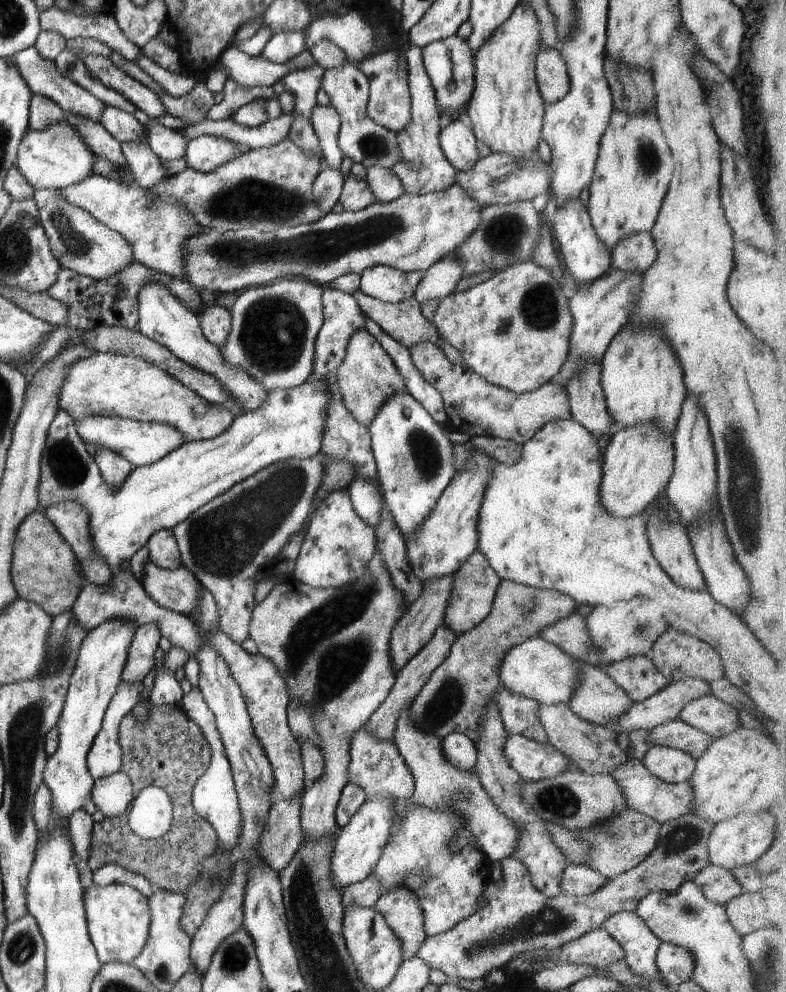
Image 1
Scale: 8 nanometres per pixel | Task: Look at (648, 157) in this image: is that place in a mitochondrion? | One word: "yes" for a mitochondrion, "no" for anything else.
yes

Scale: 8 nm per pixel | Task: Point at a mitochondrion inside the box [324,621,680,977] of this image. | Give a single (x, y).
(544, 921)

